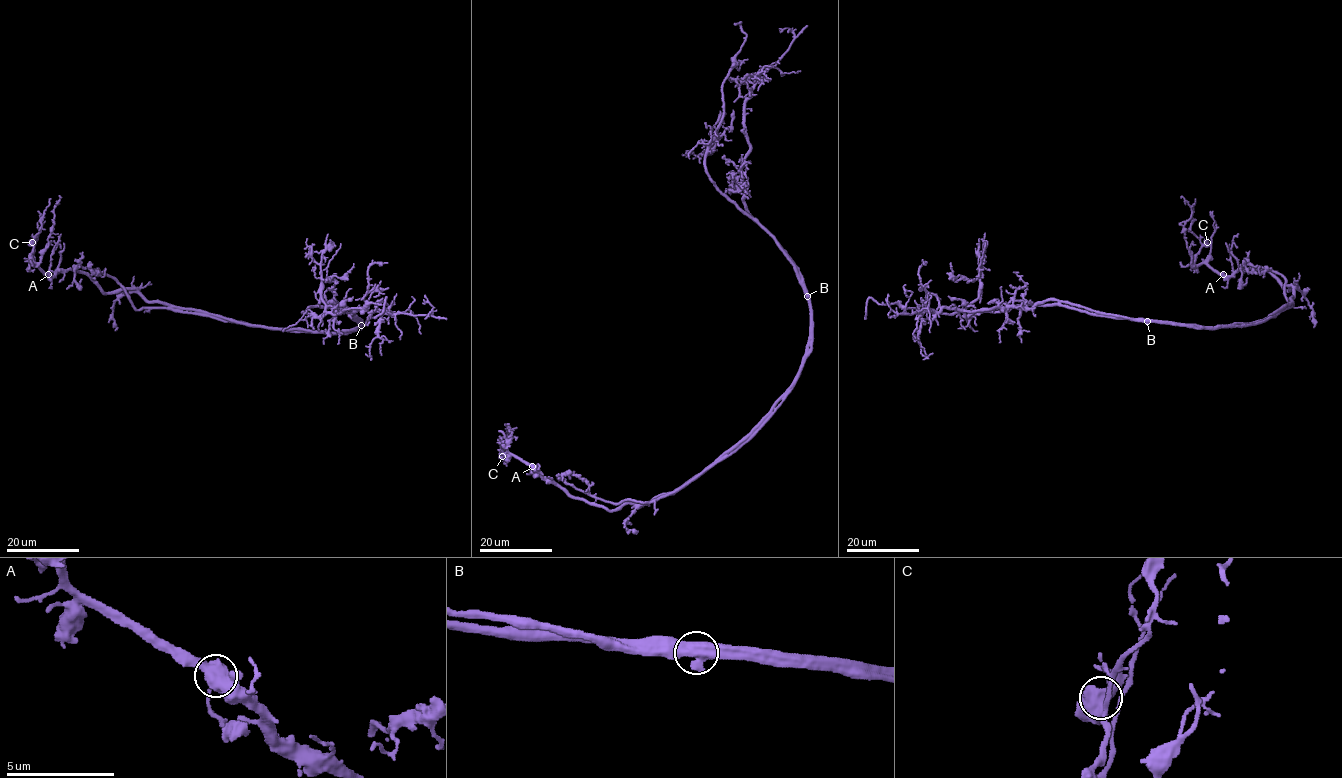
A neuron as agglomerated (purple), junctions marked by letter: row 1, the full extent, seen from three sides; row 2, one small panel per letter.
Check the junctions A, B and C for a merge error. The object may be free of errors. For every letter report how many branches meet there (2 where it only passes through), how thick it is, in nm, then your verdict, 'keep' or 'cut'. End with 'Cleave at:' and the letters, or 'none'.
A: 2 branches meet; 600 nm thick; keep
B: 2 branches meet; 650 nm thick; cut
C: 3 branches meet; 600 nm thick; keep
Cleave at: B

